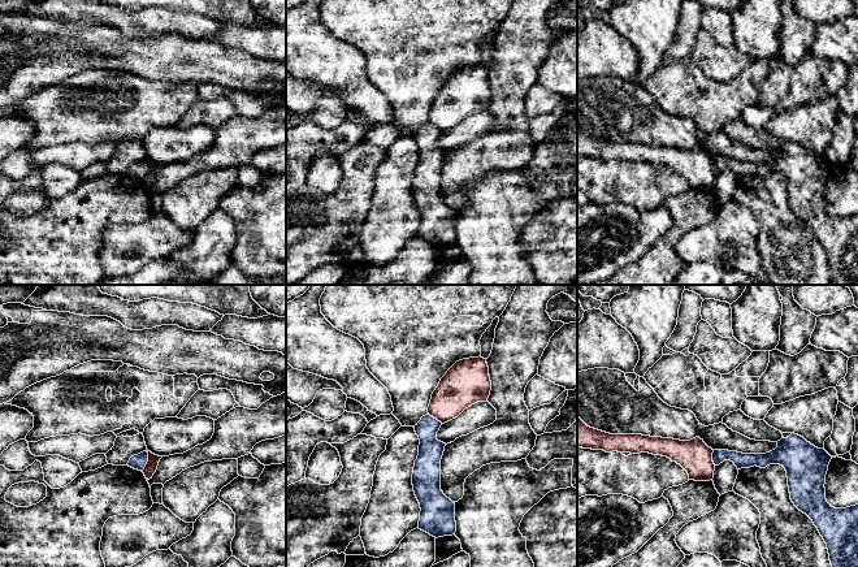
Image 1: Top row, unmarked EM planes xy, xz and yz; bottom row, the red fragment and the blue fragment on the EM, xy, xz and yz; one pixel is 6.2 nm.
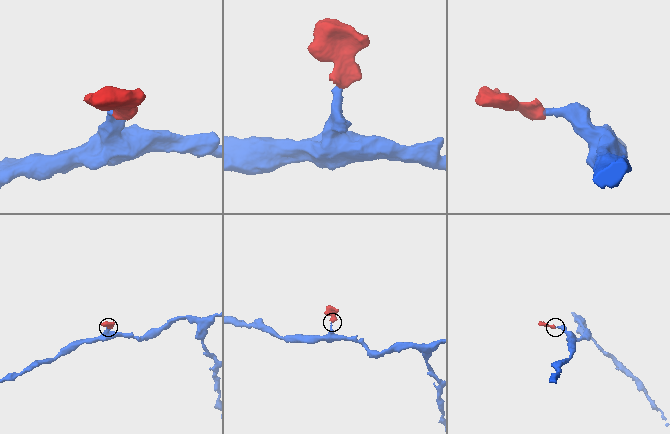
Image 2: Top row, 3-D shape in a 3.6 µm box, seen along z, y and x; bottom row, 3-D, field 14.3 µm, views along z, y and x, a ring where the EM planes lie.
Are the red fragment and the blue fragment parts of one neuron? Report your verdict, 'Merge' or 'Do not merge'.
Do not merge

